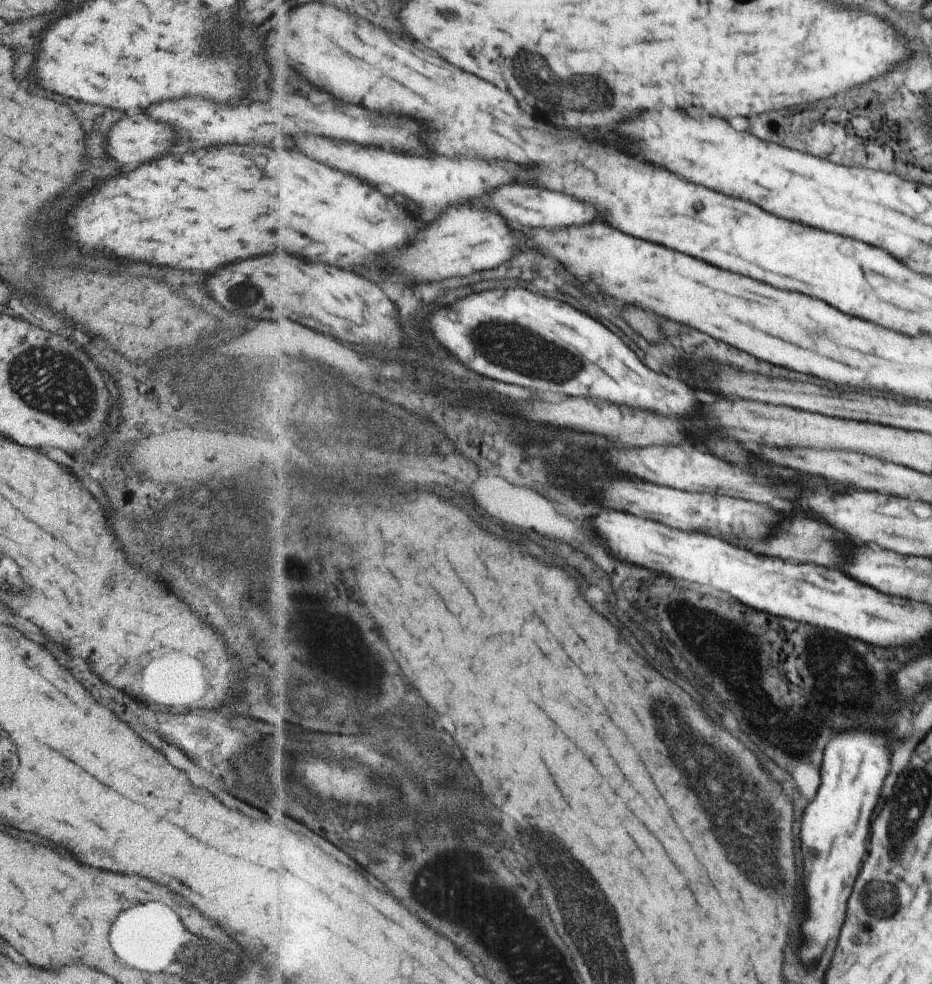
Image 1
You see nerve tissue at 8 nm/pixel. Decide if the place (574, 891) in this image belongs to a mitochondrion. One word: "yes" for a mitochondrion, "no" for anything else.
yes

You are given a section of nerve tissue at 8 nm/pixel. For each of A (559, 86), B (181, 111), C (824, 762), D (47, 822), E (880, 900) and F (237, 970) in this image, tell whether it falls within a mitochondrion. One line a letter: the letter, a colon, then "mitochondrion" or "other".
A: mitochondrion
B: mitochondrion
C: other
D: other
E: mitochondrion
F: mitochondrion

